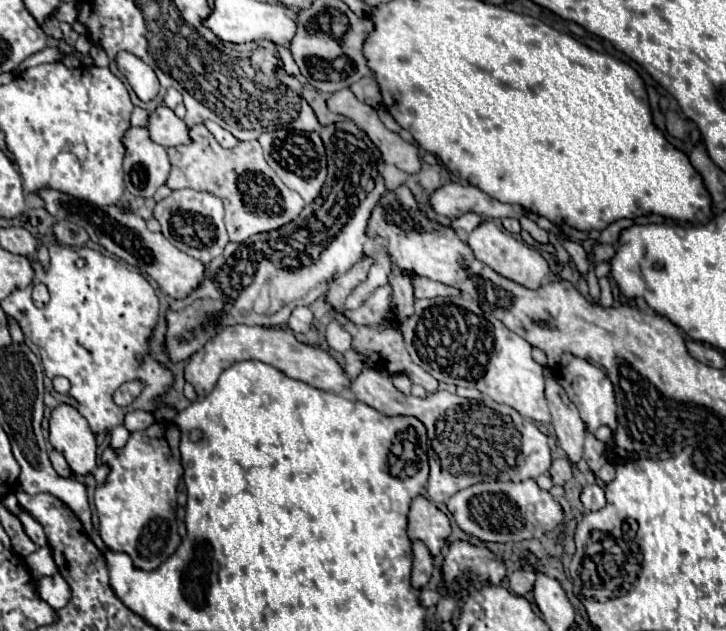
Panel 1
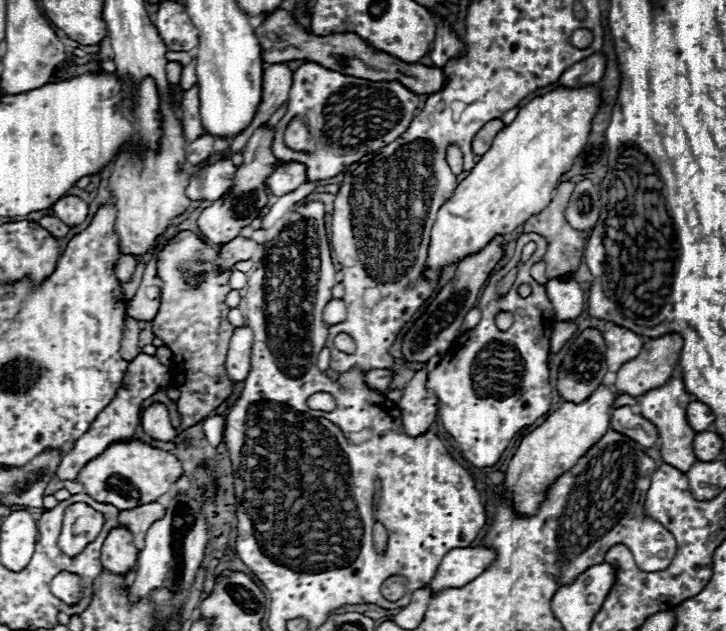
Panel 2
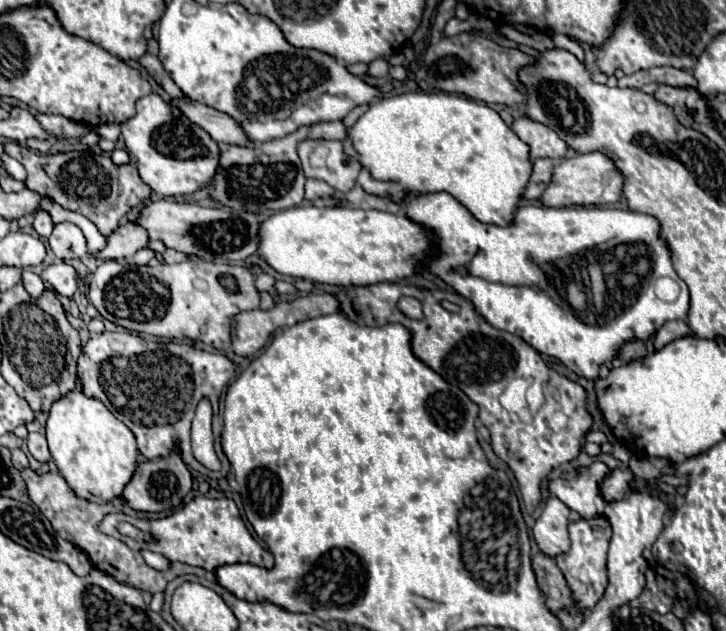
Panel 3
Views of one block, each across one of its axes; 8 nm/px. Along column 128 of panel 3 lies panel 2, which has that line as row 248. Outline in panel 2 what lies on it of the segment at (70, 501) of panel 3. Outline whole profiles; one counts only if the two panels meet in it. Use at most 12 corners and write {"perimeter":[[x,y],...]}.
{"perimeter":[[562,182],[524,232],[548,240],[548,280],[574,276],[590,230],[574,230],[566,206],[576,182]]}

